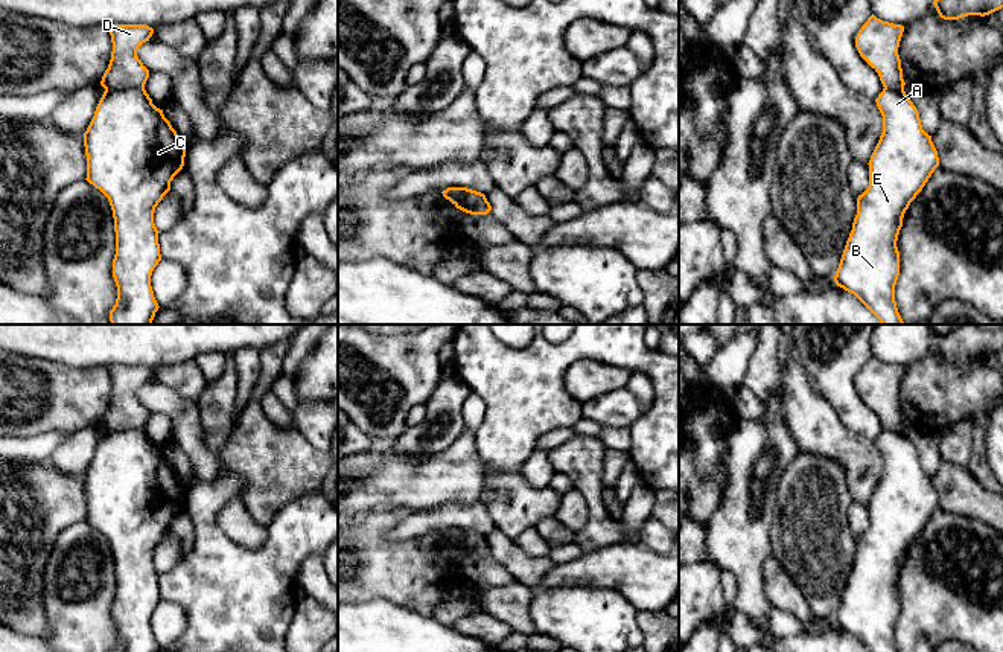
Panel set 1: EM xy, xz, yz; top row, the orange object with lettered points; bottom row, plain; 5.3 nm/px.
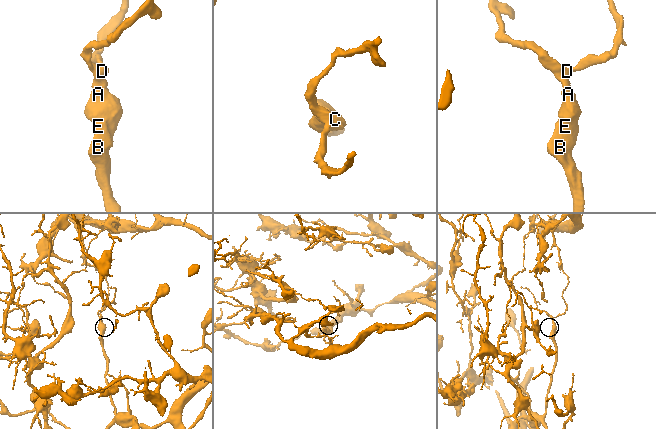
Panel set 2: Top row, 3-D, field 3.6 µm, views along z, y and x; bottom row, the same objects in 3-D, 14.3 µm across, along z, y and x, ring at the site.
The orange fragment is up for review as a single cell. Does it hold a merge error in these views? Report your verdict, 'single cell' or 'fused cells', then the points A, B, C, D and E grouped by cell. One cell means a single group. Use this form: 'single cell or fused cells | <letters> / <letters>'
fused cells | A B C E / D

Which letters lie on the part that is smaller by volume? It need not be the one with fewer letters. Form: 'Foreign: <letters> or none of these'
Foreign: D

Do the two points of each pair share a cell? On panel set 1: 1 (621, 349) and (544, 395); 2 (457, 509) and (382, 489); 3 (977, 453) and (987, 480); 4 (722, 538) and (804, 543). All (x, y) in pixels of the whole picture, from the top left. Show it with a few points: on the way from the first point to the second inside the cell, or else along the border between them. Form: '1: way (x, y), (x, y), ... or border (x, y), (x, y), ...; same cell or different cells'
1: way (598, 349), (574, 349), (551, 372); same cell
2: border (478, 497), (468, 503), (445, 501), (408, 514); different cells
3: way (977, 459), (983, 474); same cell
4: border (778, 506), (770, 527), (770, 553); different cells

